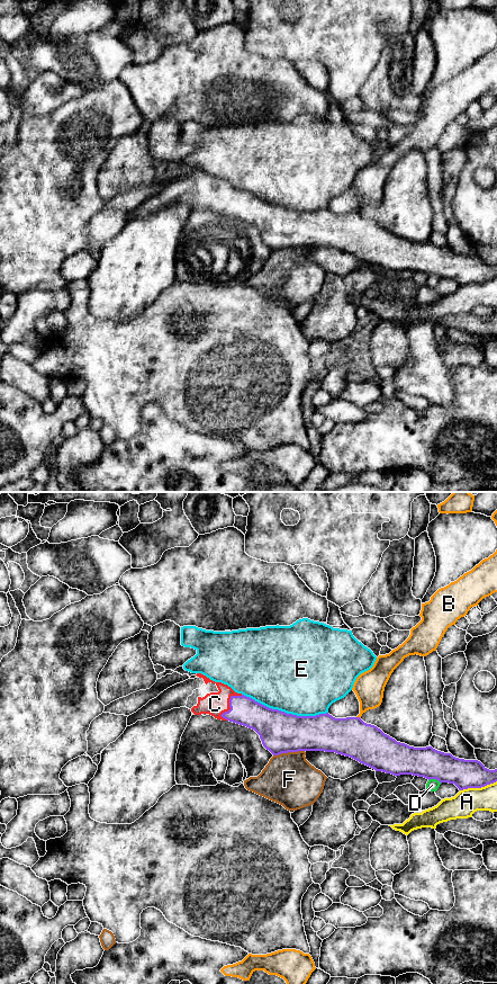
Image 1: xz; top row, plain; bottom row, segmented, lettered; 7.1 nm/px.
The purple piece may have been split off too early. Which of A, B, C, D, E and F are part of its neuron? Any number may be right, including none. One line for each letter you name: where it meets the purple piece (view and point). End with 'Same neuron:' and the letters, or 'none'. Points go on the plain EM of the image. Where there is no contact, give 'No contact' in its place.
C: Touches purple at xz (229, 199)
Same neuron: C

